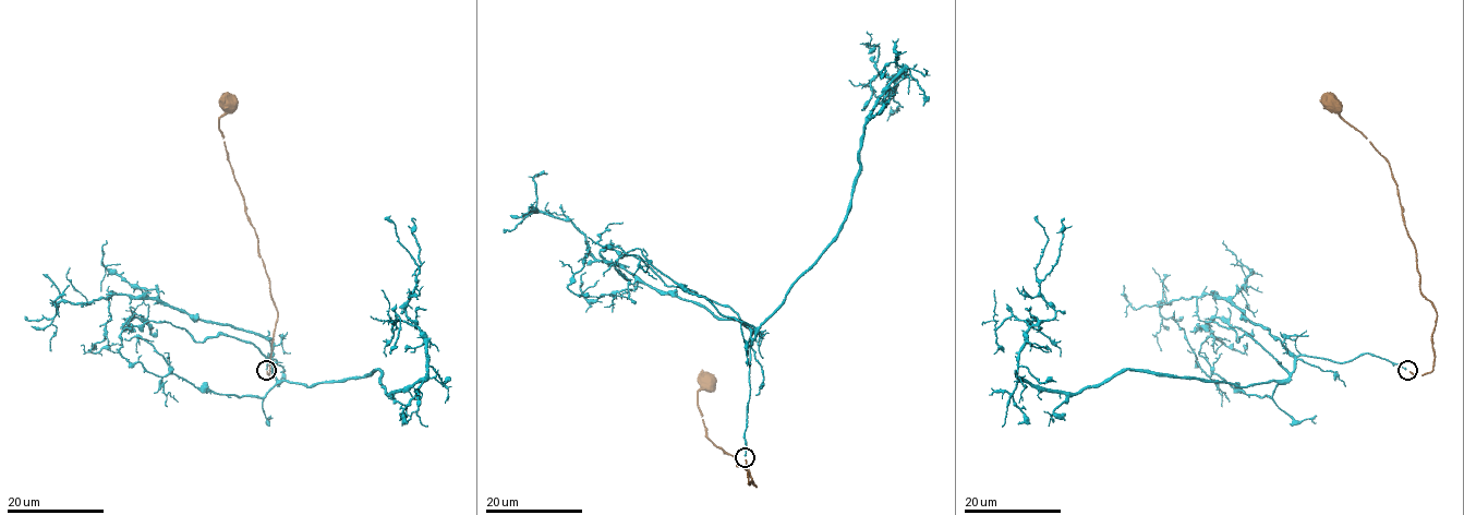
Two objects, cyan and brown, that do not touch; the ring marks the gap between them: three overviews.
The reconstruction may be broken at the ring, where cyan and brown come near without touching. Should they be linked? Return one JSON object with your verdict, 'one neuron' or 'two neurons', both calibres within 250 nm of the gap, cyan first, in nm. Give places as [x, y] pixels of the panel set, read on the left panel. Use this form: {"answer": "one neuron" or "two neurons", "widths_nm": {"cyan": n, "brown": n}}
{"answer": "one neuron", "widths_nm": {"cyan": 190, "brown": 200}}

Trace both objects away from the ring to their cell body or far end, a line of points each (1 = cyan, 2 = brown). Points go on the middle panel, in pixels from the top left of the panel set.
1: (745, 456), (751, 340), (844, 220), (868, 115), (906, 67), (885, 105), (897, 85), (876, 97), (863, 84)
2: (745, 459), (749, 484), (755, 487), (748, 469), (708, 436), (698, 393), (710, 383)

